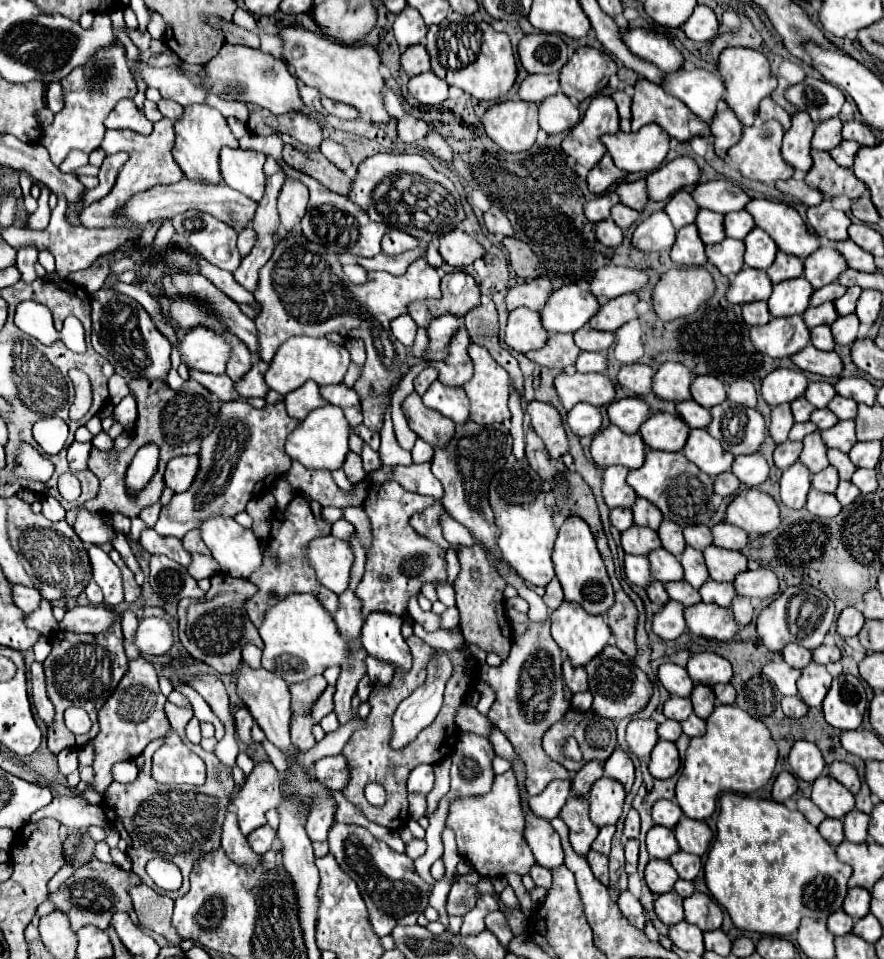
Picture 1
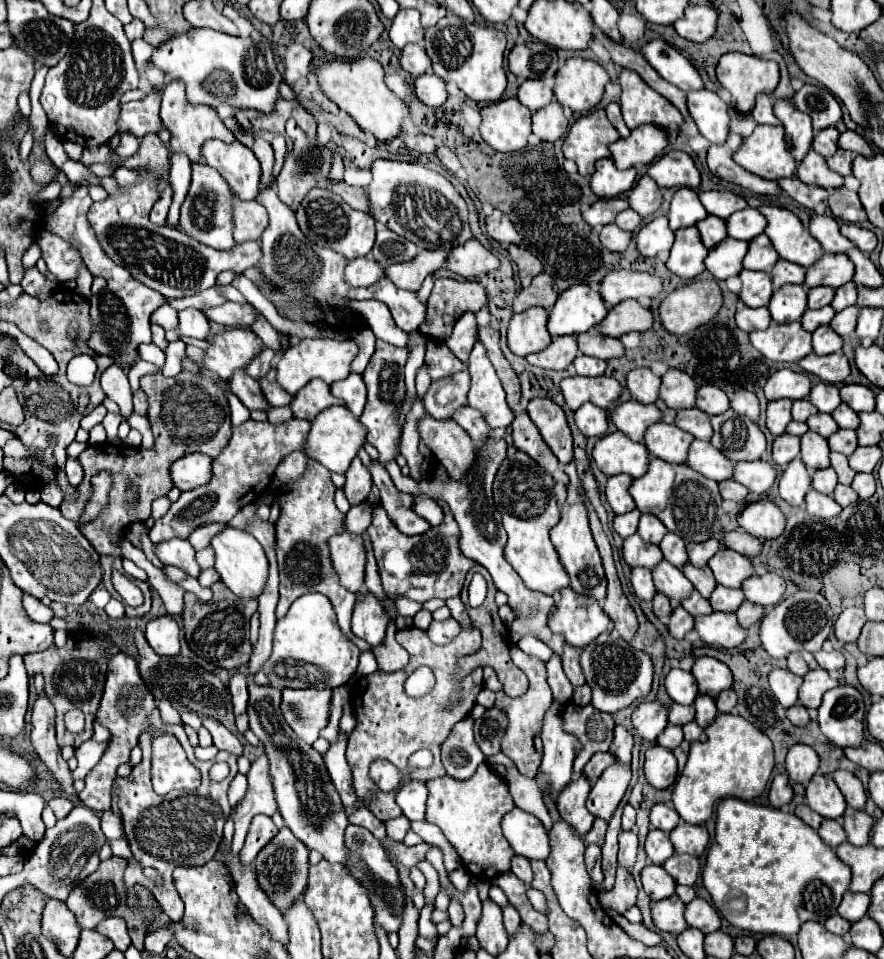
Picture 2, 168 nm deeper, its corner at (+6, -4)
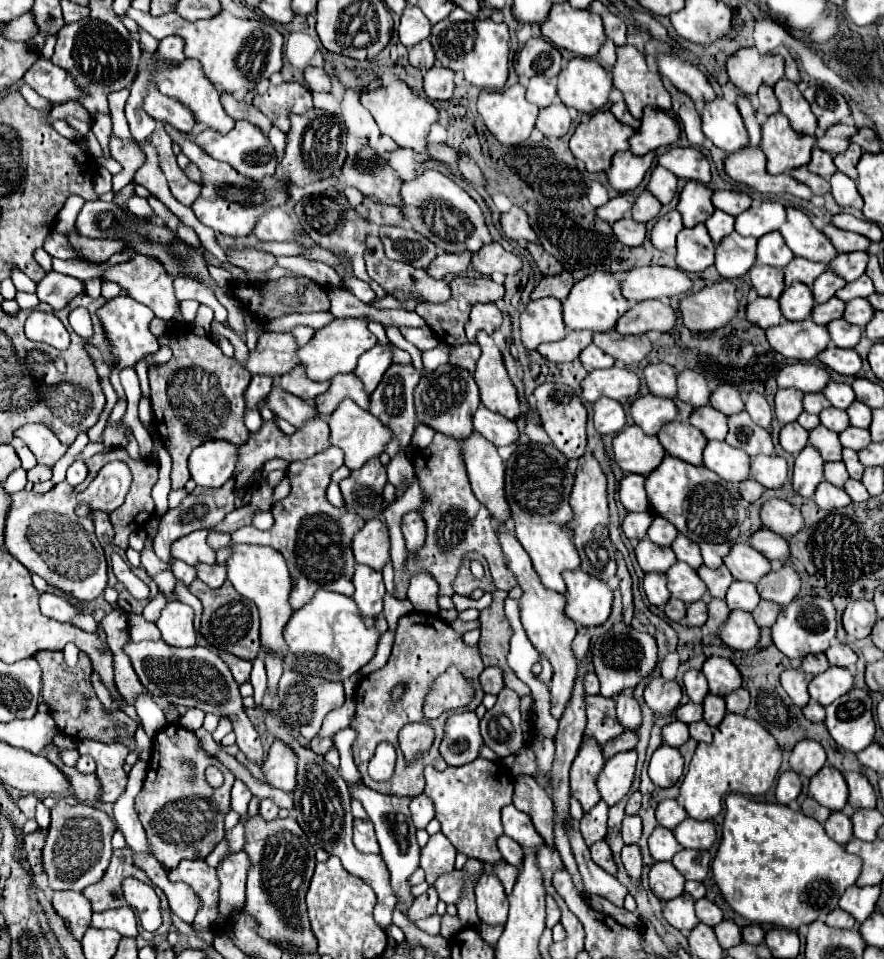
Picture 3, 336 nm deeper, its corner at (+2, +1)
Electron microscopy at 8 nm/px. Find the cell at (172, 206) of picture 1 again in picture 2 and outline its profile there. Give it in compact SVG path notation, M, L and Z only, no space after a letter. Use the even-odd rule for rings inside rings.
M235 198L233 208L233 222L235 222L235 242L247 242L247 240L259 240L265 232L265 226L269 226L267 210L257 202L243 202Z

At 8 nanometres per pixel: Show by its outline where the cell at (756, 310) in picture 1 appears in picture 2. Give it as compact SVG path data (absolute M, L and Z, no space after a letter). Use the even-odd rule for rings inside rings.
M745 306L743 310L739 310L735 314L737 326L745 332L753 332L753 330L765 330L771 324L771 314L767 308L749 308Z

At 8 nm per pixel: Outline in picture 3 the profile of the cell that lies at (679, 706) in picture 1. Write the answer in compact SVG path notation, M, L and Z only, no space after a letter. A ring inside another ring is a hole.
M685 703L685 705L679 705L677 711L675 711L675 717L683 723L695 723L695 721L701 721L703 719L703 707L697 705L697 703Z

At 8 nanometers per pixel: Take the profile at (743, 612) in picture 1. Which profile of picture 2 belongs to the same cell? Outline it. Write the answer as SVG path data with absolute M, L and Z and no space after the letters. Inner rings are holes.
M743 602L741 608L737 610L737 618L743 628L749 628L749 626L761 622L763 616L765 616L765 608L759 604L753 604L753 602Z

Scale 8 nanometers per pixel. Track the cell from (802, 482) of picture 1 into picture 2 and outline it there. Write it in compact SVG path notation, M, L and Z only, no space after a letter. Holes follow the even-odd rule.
M797 456L791 460L779 480L779 494L785 502L793 506L803 506L805 494L809 490L809 470Z

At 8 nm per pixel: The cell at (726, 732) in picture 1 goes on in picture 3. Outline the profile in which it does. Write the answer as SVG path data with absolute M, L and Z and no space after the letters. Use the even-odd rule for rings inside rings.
M727 713L725 719L713 731L713 743L697 745L697 751L689 763L689 771L681 783L683 807L685 807L687 815L697 821L713 819L721 811L721 801L727 791L741 793L741 795L763 795L773 785L779 767L781 767L781 749L779 749L775 737L767 729L757 725L757 721L753 721L753 719L749 719L745 715Z

